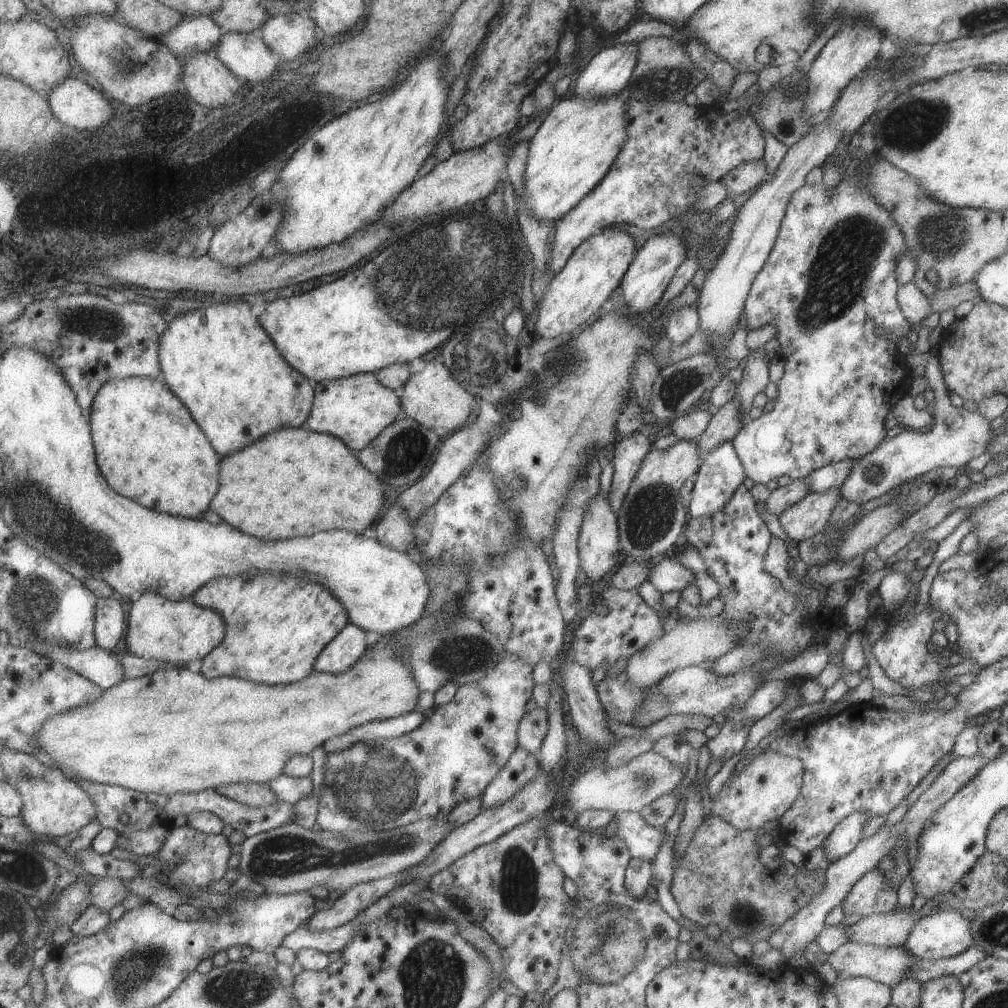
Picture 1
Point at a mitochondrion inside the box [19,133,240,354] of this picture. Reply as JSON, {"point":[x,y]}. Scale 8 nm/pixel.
{"point":[89,322]}

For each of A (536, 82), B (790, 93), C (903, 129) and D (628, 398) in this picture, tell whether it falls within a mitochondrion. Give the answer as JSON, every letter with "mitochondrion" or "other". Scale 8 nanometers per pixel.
{"A":"other","B":"mitochondrion","C":"mitochondrion","D":"other"}

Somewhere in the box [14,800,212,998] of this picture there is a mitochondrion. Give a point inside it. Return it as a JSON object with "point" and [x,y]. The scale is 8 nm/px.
{"point":[147,962]}

